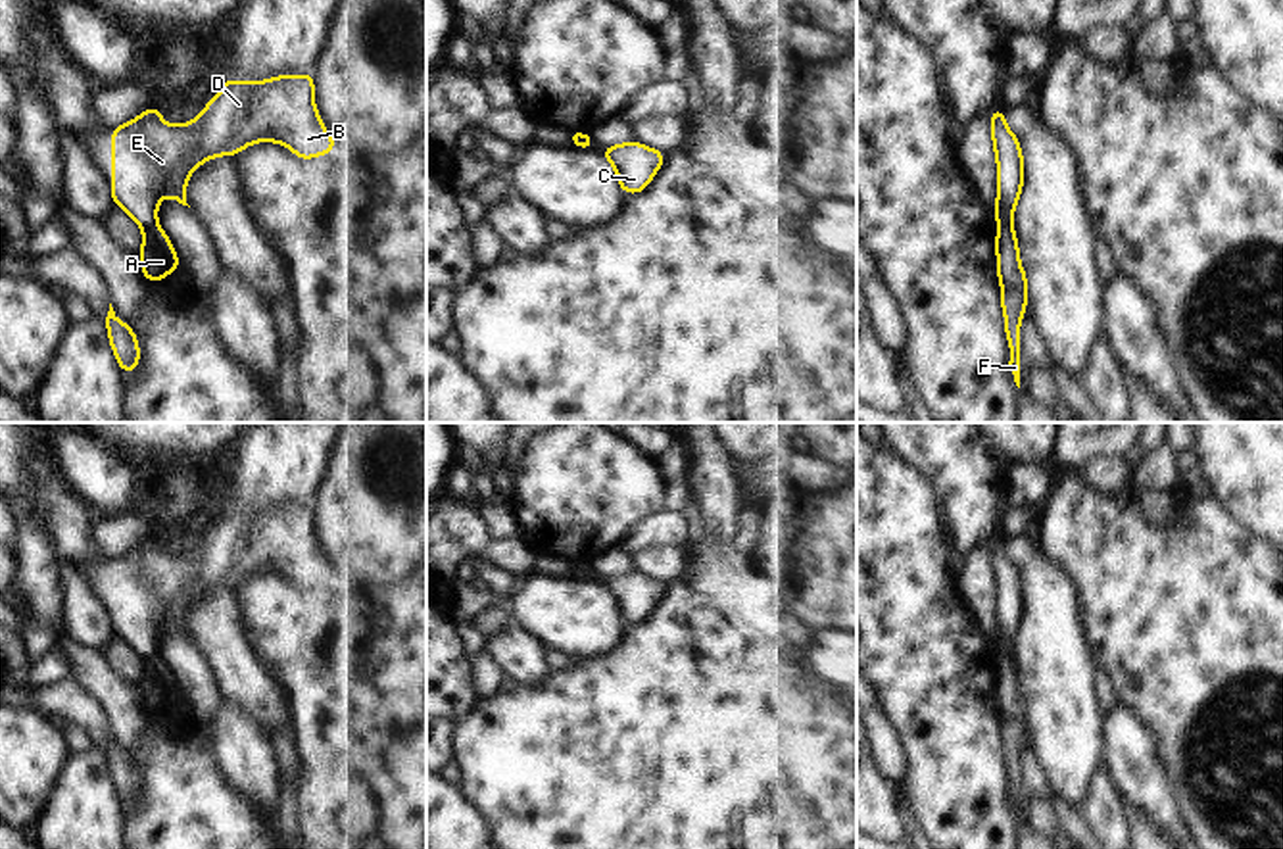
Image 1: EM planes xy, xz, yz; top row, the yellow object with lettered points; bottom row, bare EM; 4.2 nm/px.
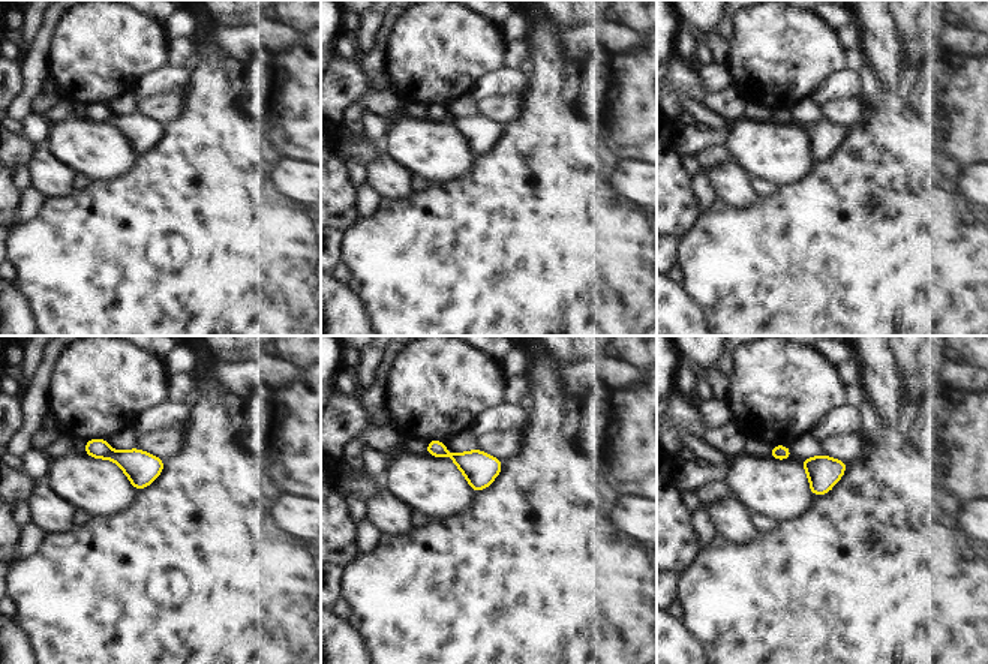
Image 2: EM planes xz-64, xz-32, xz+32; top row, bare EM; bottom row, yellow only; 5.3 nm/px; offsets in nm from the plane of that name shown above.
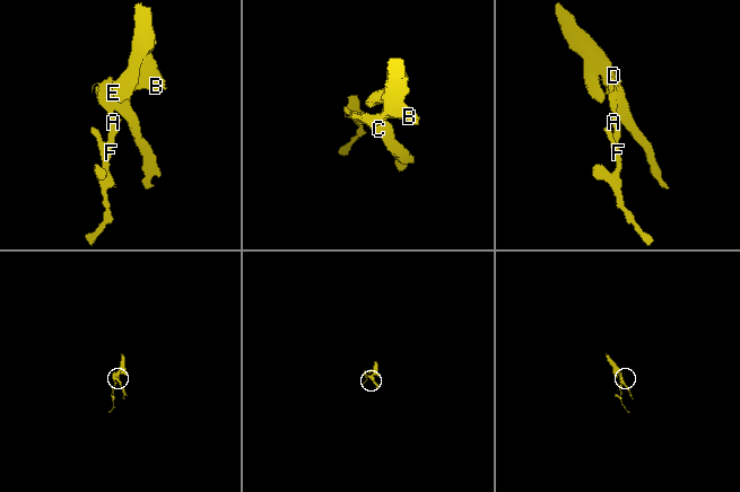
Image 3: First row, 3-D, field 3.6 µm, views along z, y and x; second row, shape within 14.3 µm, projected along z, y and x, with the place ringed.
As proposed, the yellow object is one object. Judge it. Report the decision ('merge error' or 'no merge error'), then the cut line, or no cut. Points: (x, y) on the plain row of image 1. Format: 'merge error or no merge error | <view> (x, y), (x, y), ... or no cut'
merge error | xy (156, 652), (143, 659)

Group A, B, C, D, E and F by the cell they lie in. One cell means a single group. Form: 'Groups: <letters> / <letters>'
Groups: A F / B C D E

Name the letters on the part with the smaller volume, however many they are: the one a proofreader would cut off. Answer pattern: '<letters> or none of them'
A, F

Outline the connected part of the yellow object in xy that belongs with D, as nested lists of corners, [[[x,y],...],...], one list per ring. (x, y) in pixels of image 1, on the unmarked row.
[[[311,503],[278,505],[255,513],[240,513],[227,507],[223,519],[204,536],[200,547],[177,557],[161,549],[161,540],[146,538],[138,547],[121,557],[111,557],[111,634],[117,634],[131,649],[150,659],[157,653],[159,628],[175,628],[186,634],[186,613],[192,601],[217,588],[234,588],[255,572],[278,572],[298,590],[327,586],[338,572],[328,565],[315,536],[315,509]]]

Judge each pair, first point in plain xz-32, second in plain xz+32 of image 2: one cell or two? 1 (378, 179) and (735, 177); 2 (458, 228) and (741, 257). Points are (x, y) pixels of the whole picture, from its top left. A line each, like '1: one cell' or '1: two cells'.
1: one cell
2: one cell

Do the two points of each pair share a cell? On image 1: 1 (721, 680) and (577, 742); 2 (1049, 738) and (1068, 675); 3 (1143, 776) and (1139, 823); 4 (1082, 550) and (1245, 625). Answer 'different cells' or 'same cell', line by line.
1: same cell
2: same cell
3: different cells
4: same cell

